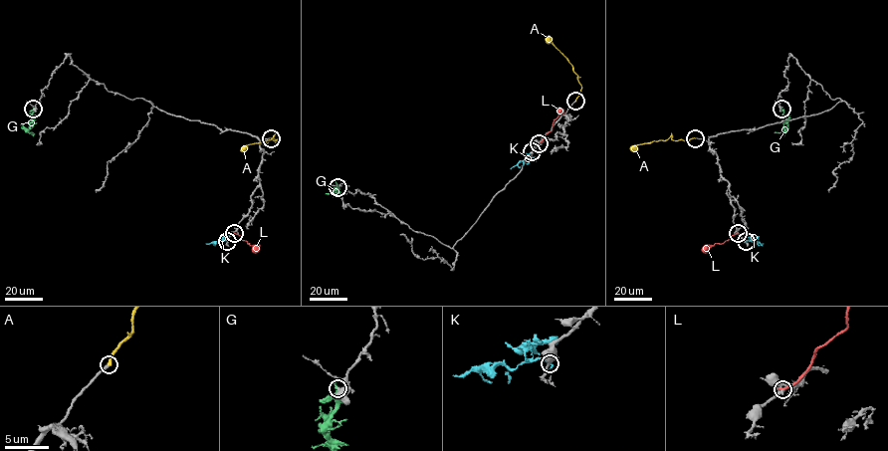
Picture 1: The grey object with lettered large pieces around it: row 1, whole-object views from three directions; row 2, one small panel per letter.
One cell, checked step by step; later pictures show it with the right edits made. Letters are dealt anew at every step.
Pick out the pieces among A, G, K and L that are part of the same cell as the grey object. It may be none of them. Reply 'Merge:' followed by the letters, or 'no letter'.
Merge: A

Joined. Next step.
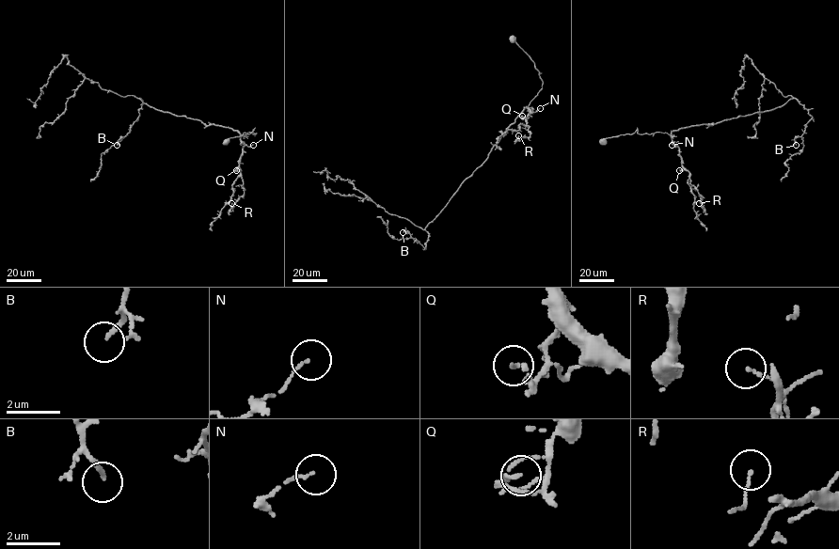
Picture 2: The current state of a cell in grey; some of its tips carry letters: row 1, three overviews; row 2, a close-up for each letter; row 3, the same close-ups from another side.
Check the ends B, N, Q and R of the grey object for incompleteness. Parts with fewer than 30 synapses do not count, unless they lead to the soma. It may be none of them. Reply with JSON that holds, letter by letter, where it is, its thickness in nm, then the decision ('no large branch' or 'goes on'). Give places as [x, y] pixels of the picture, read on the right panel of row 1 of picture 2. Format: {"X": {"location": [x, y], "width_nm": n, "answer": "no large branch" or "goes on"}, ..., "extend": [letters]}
{"B": {"location": [796, 145], "width_nm": 150, "answer": "goes on"}, "N": {"location": [672, 145], "width_nm": 80, "answer": "no large branch"}, "Q": {"location": [679, 170], "width_nm": 150, "answer": "no large branch"}, "R": {"location": [699, 203], "width_nm": 120, "answer": "no large branch"}, "extend": ["B"]}

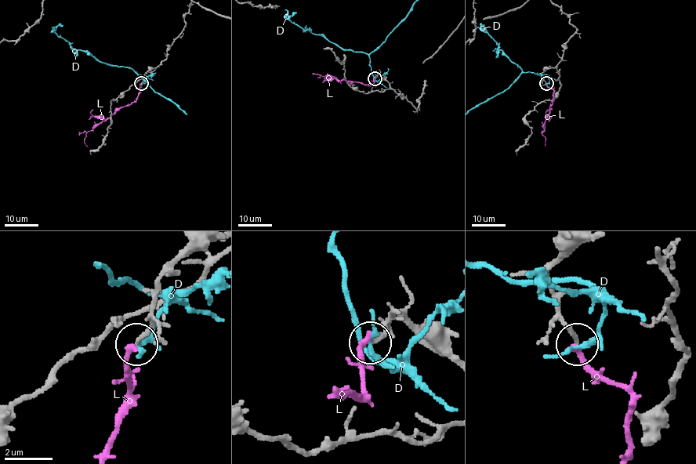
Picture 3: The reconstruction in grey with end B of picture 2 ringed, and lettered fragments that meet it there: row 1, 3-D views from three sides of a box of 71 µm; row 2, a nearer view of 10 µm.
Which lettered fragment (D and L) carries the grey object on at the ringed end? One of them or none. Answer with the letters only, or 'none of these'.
L

